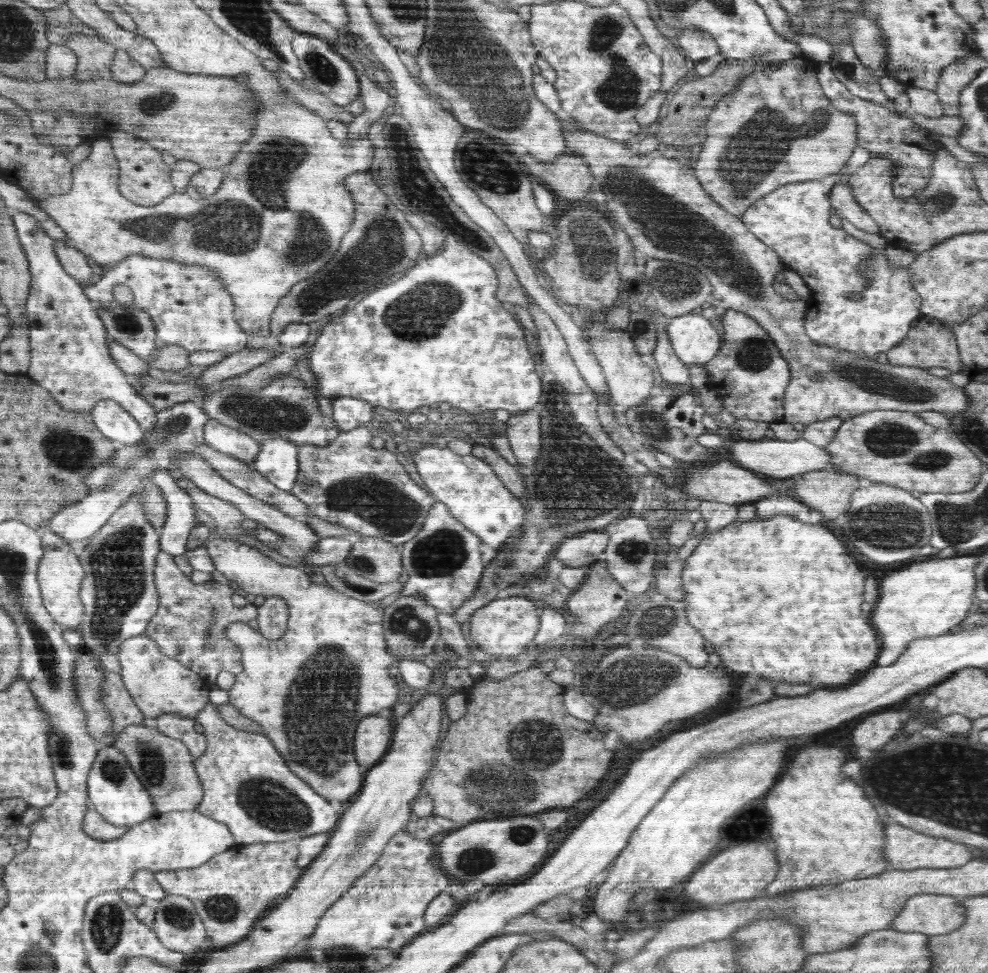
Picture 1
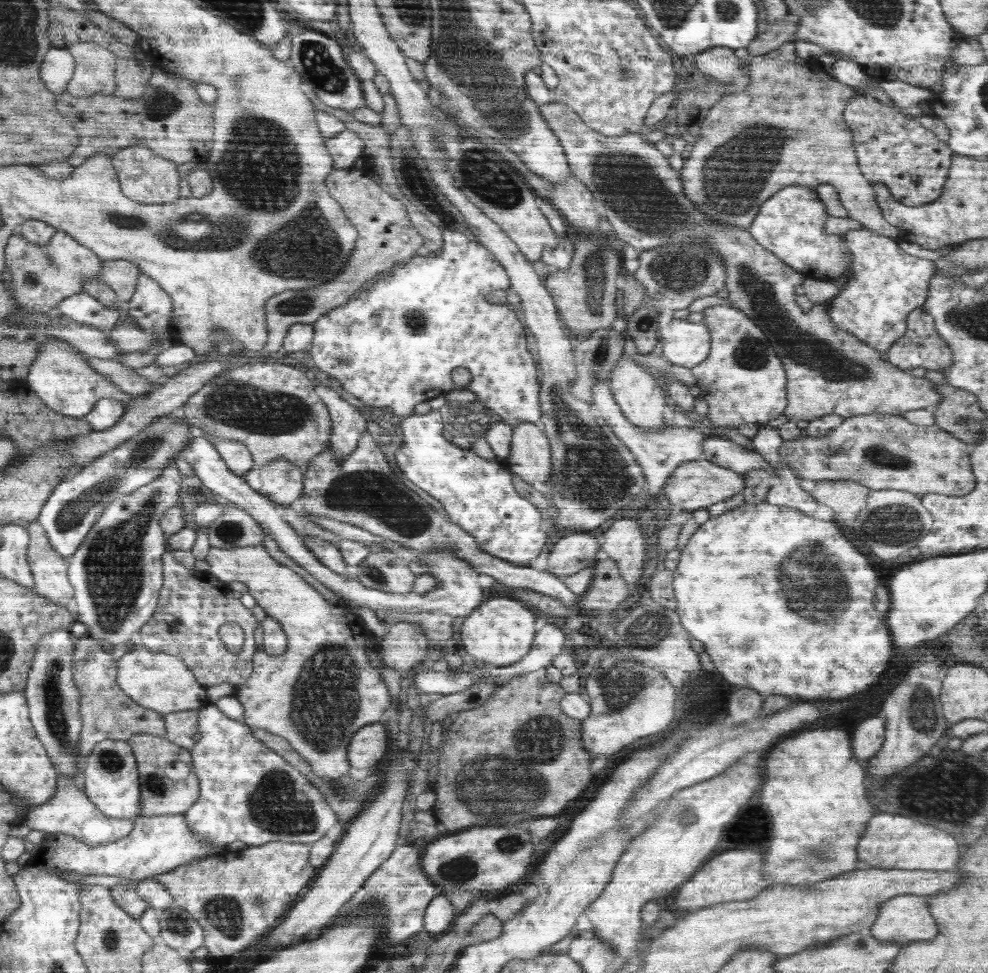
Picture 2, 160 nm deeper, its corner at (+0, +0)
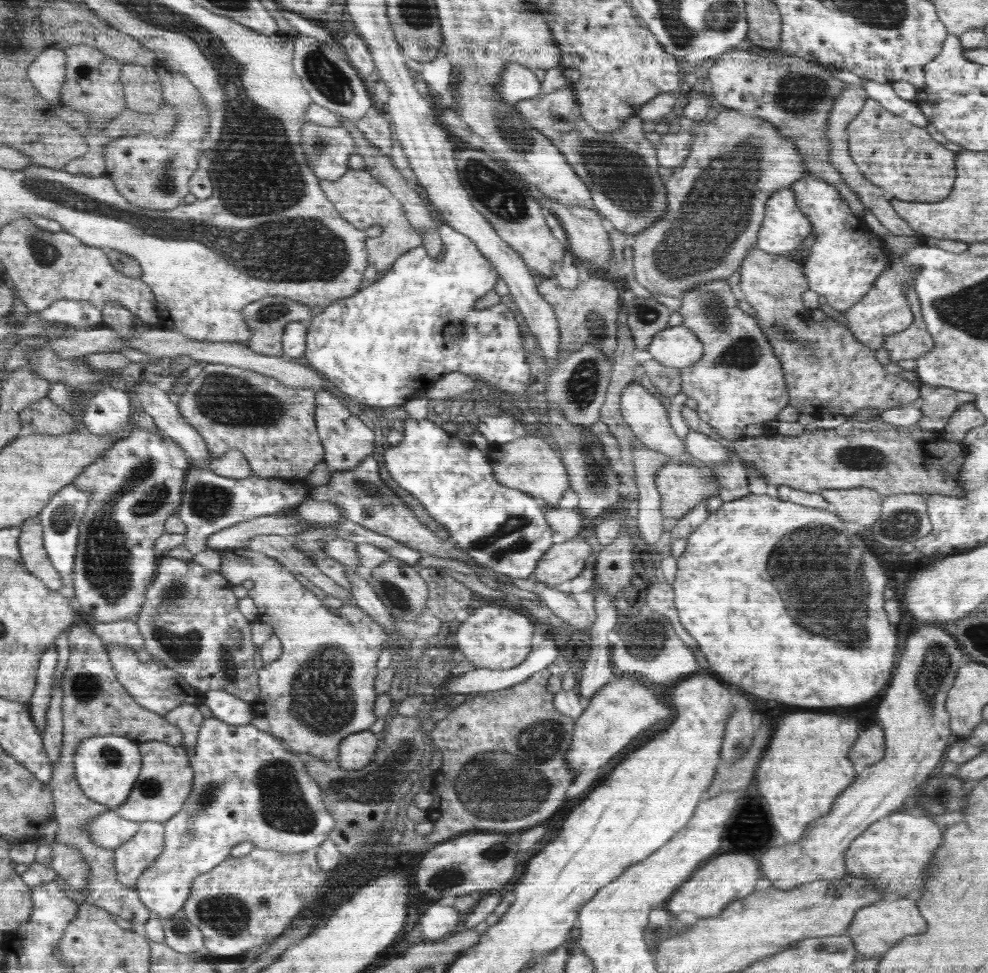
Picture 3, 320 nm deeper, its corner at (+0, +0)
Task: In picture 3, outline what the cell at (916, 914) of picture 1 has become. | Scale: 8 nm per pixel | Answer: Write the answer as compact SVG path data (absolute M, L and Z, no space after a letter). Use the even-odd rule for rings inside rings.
M884 898L877 903L860 908L847 928L854 942L854 949L864 957L882 957L906 937L926 932L926 922L918 910L915 900L906 898Z

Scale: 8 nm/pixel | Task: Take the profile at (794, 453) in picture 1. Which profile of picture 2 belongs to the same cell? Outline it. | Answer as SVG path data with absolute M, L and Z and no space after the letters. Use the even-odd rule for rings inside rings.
M718 432L706 436L701 447L700 458L714 465L733 470L740 475L748 470L758 469L771 475L776 474L776 470L772 469L772 465L757 450L742 448Z

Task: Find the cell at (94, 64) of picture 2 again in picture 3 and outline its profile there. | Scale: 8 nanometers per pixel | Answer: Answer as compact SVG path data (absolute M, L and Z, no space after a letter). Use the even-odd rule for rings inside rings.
M85 45L66 48L66 74L60 89L63 105L81 110L92 129L102 129L126 109L125 89L121 83L122 64L109 54Z

